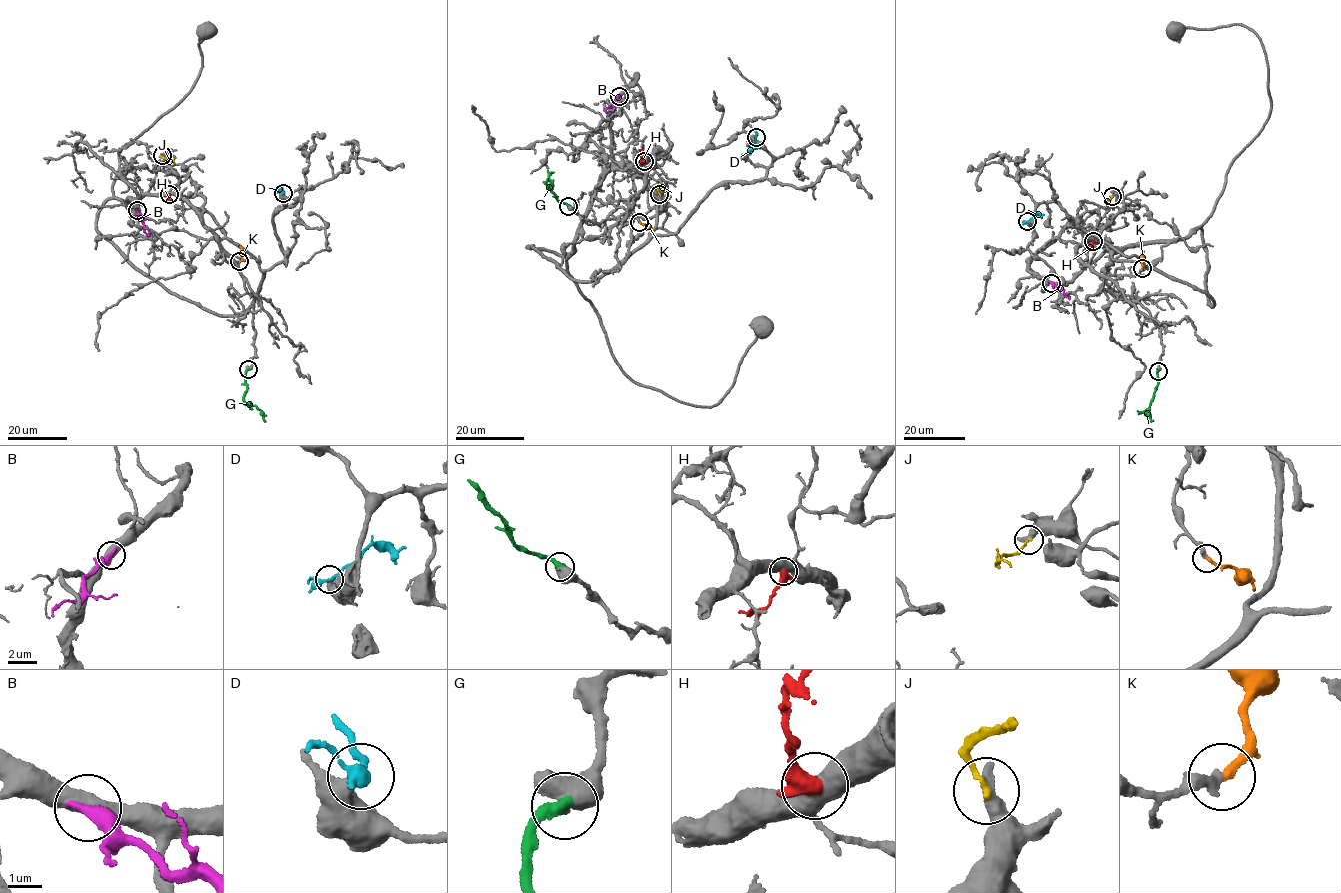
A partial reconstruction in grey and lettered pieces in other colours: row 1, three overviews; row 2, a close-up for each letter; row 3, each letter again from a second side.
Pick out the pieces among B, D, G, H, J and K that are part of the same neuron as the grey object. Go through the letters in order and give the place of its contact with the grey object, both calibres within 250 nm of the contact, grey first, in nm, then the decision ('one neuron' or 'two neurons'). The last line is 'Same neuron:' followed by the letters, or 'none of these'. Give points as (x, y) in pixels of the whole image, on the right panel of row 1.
B: contact (1051, 283); calibres 480 and 480 nm; two neurons
D: contact (1027, 221); calibres 460 and 200 nm; two neurons
G: contact (1158, 371); calibres 500 and 360 nm; one neuron
H: contact (1093, 241); calibres 600 and 550 nm; two neurons
J: contact (1112, 196); calibres 500 and 140 nm; two neurons
K: contact (1142, 268); calibres 320 and 240 nm; one neuron
Same neuron: G, K

